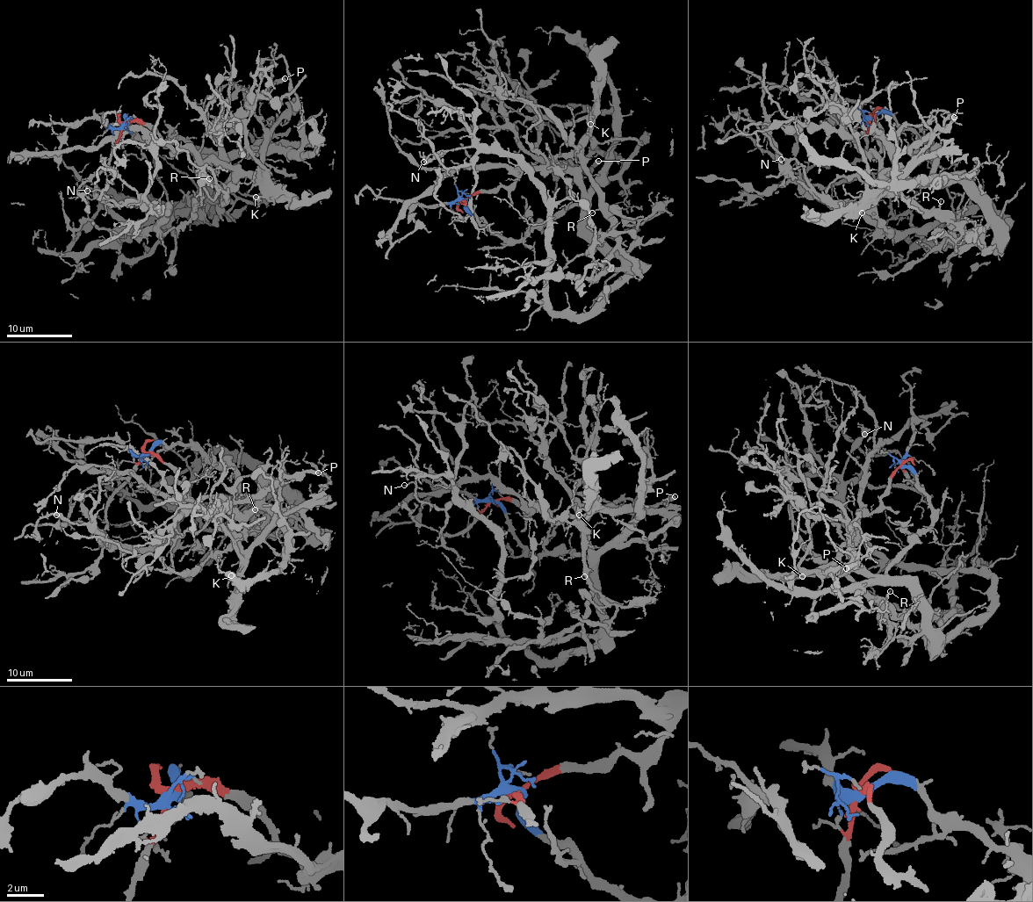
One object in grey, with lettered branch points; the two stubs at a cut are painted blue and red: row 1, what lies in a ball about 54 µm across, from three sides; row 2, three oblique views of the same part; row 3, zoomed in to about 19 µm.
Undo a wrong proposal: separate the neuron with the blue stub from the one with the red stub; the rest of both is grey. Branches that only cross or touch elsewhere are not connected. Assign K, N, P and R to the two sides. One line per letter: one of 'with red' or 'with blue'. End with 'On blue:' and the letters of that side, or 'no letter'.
K: with red
N: with blue
P: with blue
R: with red
On blue: N, P

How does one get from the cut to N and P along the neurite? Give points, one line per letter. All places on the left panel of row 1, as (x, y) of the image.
N: (125, 124), (210, 156), (205, 183), (188, 204), (109, 194), (145, 233), (162, 207), (88, 191)
P: (125, 124), (143, 140), (182, 140), (226, 159), (220, 139), (285, 77)

